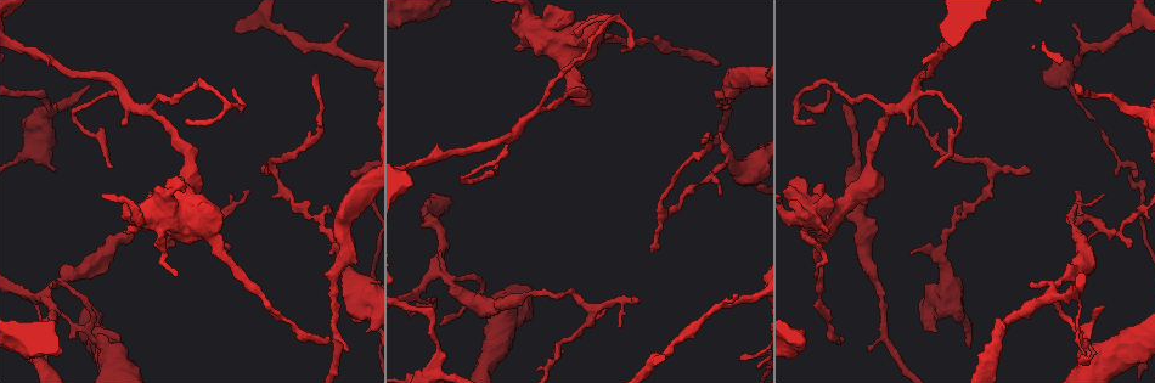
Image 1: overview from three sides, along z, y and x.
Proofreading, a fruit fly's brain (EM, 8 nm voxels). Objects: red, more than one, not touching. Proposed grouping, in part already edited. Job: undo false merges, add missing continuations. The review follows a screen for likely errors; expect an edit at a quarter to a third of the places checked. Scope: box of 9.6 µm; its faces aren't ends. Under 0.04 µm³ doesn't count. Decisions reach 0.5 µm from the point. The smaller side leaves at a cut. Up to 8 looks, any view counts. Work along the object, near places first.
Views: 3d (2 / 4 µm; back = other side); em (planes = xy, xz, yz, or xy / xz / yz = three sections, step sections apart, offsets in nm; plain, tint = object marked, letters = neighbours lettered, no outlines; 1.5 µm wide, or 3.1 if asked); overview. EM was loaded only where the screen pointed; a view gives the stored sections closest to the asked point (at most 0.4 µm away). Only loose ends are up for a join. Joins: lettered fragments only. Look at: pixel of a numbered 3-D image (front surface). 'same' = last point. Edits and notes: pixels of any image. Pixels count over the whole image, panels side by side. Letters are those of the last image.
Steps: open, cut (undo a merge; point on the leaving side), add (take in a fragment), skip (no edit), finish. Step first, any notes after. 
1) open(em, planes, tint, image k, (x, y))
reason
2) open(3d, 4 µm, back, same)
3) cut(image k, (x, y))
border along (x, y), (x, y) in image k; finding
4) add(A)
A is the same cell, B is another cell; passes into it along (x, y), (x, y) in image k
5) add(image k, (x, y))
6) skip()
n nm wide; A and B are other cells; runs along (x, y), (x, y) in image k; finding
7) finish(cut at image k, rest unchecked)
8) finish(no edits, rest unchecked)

open(3d, 2 µm, image 1, (120, 94))
sudden change in width

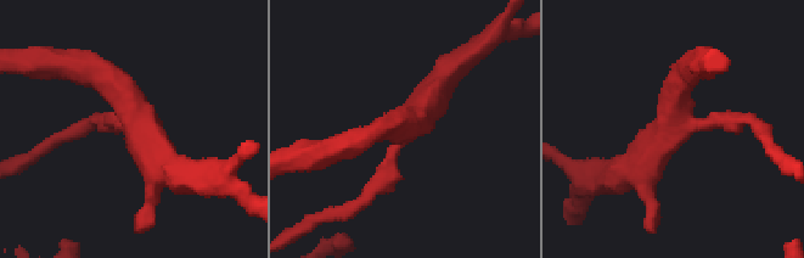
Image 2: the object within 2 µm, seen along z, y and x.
open(em, xz, step 4, tint, image 2, (676, 121))
shape alone is not enough

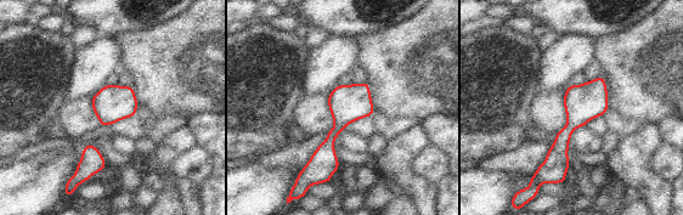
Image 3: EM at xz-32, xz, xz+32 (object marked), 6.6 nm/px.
open(em, planes, letters, same)
cut it another way

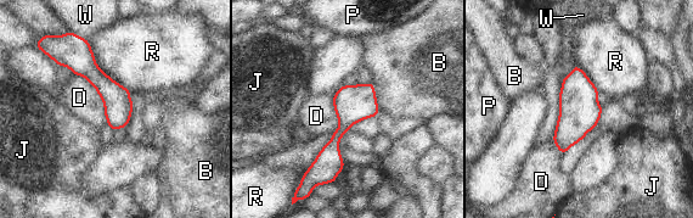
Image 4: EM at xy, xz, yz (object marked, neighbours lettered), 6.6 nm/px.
skip()
B, D, J, P, R and W are other cells; runs along (370, 85), (334, 139), (332, 175) in image 4; continuous, no second neuron

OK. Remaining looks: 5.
open(3d, 4 µm, image 1, (827, 230))
stops while still wide

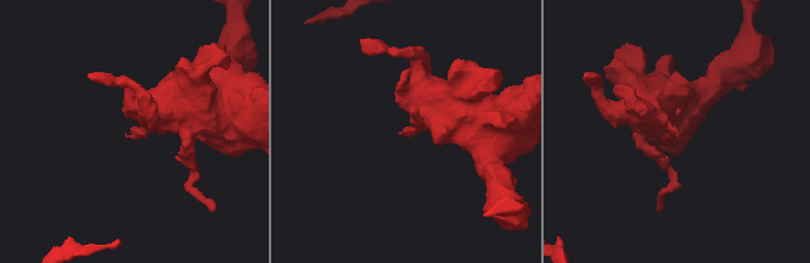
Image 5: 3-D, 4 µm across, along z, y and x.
open(em, planes, tint, image 5, (125, 138))
shape alone is not enough

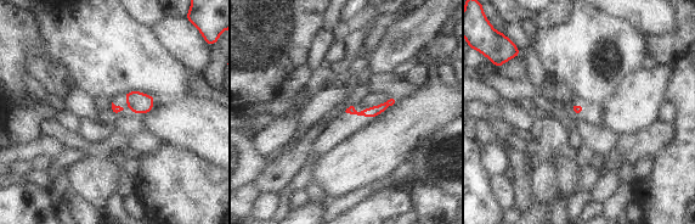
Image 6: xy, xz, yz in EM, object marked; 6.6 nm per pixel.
open(em, planes, letters, same)
see the neighbours

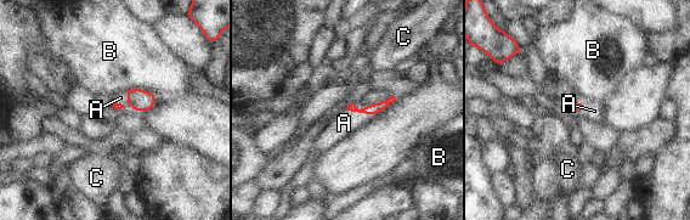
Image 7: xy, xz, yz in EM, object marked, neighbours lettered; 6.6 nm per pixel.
add(A)
A is the same cell, B and C are other cells; passes into it along (375, 108), (362, 112), (344, 123) in image 7; the neuron continues

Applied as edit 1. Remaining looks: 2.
open(overview)
redraw

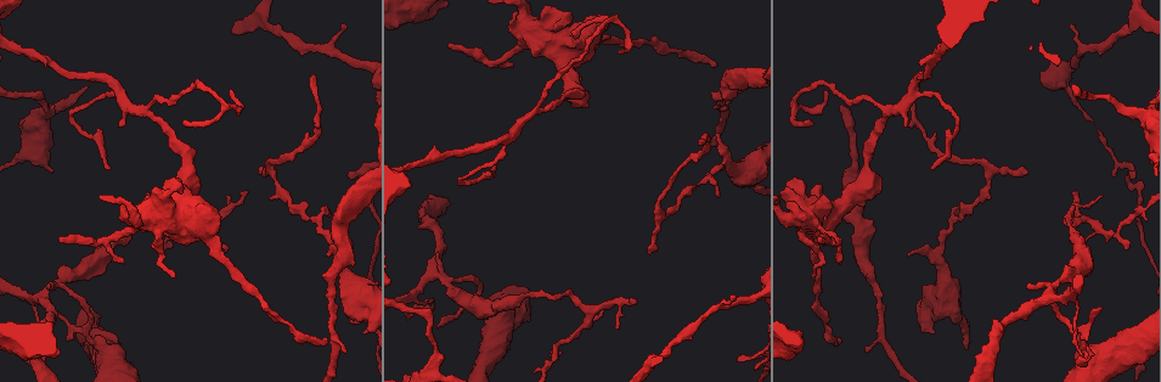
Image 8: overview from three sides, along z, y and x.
open(em, xy, step 8, letters, image 8, (1069, 27))

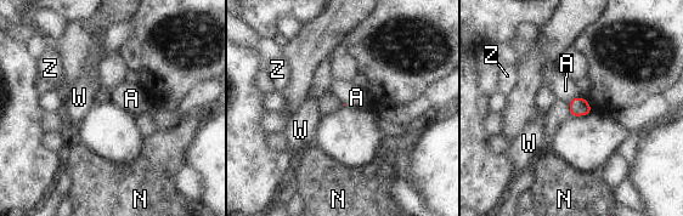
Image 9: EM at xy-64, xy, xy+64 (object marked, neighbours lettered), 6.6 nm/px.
skip()
A, N, W and Z are other cells; border along (581, 97), (574, 97), (569, 103) in image 9; no lettered fragment goes on from it

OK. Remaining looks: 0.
finish(add at image 7, rest unchecked)

